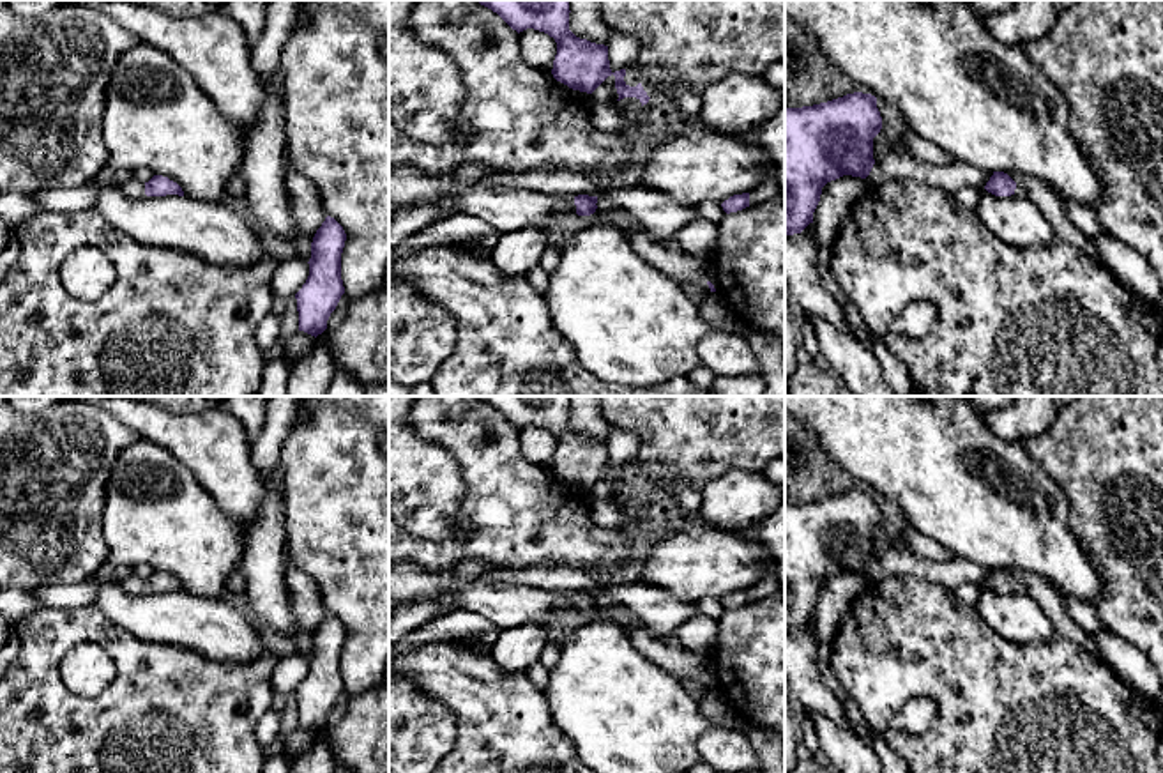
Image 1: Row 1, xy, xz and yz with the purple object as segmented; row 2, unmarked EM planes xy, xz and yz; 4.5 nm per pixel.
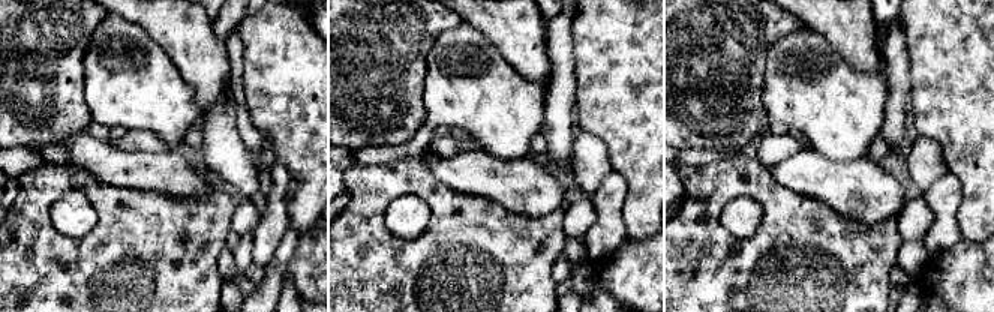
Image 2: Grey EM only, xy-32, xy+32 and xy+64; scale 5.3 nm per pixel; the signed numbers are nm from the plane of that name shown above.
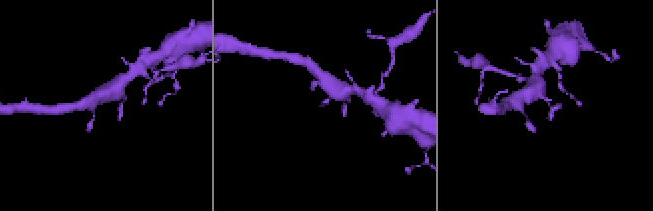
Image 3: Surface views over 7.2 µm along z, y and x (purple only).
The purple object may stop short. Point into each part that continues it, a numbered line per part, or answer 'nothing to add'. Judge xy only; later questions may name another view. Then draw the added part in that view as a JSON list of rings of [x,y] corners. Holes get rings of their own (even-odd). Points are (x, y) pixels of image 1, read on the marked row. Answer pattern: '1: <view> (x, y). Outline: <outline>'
1: xy (133, 188). Outline: [[[131,179],[125,184],[120,184],[122,191],[125,193],[125,196],[129,198],[145,198],[145,182],[138,180],[138,179]]]

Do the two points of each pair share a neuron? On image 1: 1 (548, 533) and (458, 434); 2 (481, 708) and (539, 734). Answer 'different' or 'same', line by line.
1: same
2: same

